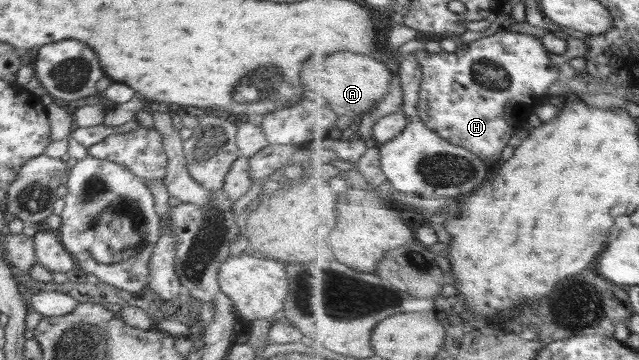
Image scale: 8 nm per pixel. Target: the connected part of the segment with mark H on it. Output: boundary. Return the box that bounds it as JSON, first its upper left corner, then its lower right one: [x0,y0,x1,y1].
[416,27,561,167]

